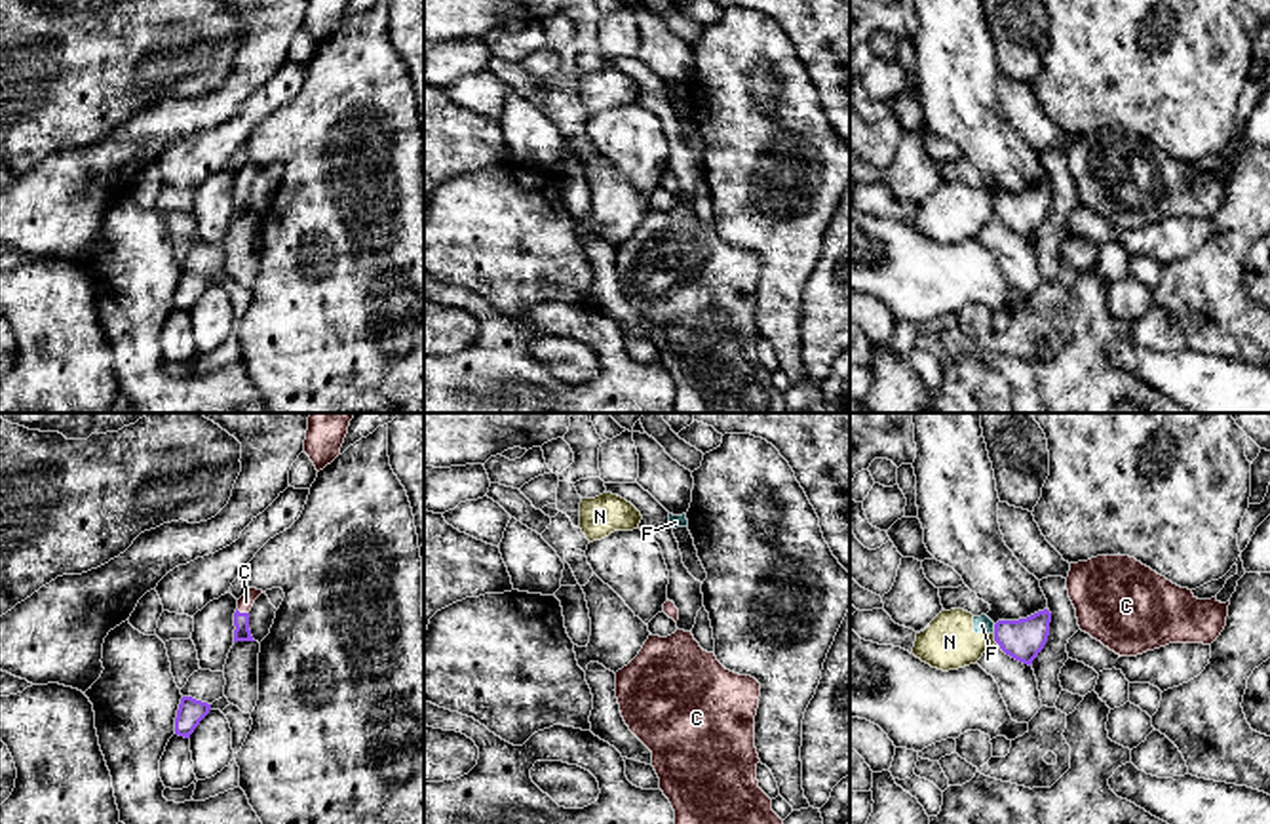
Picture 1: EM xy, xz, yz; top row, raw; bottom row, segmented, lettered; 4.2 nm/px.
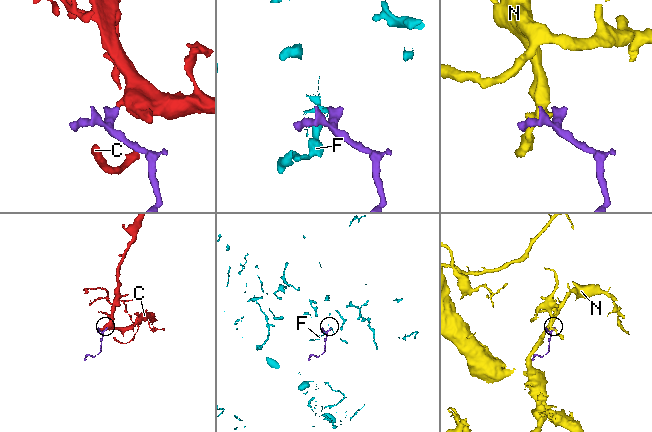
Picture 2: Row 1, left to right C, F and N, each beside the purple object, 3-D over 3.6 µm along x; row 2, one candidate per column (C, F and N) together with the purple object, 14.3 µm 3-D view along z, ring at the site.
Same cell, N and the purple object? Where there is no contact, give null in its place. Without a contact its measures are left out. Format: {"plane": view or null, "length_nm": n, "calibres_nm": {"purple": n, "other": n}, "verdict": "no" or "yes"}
{"plane": "yz", "length_nm": 40, "calibres_nm": {"purple": 170, "other": 220}, "verdict": "no"}

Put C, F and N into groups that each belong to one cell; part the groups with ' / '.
C / F N

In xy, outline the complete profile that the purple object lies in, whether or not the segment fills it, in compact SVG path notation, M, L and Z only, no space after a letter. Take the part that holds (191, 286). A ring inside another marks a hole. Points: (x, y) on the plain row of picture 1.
M183 270L175 291L175 308L190 312L209 284L211 278L196 274L192 270Z

